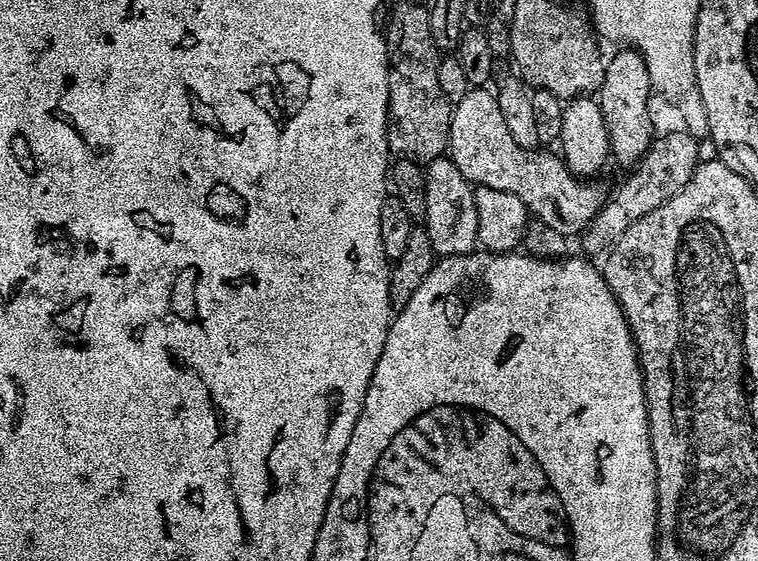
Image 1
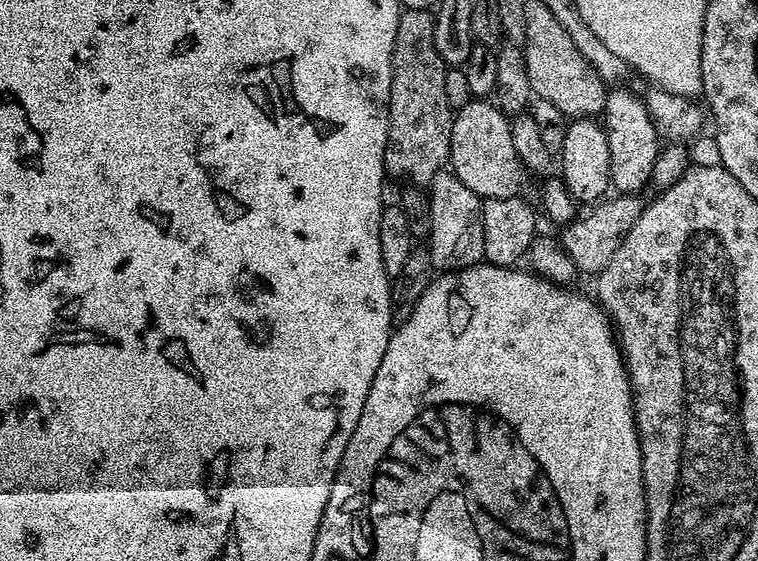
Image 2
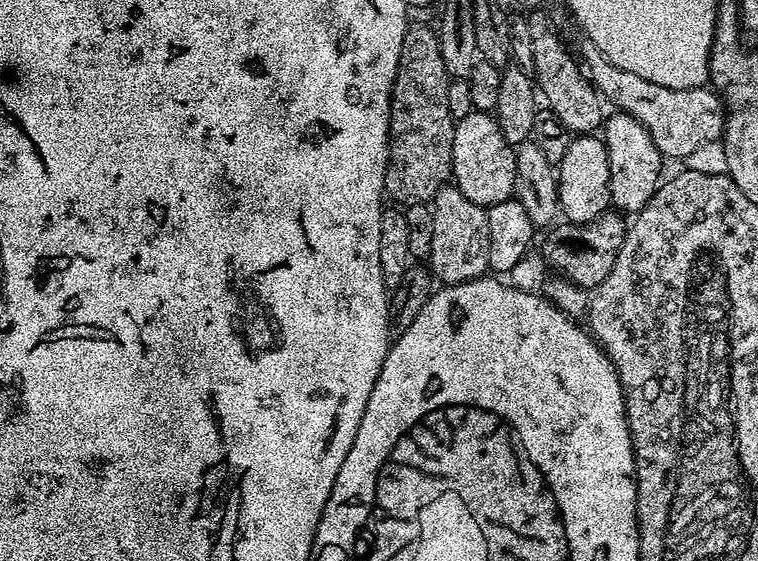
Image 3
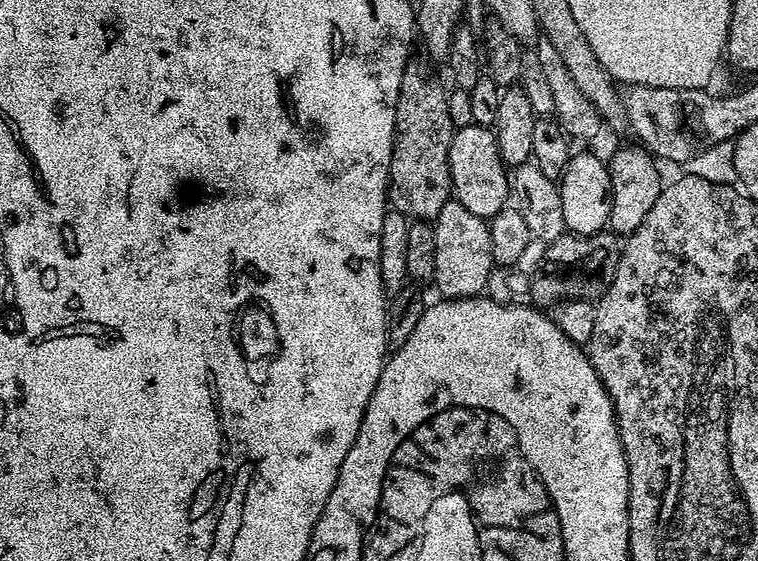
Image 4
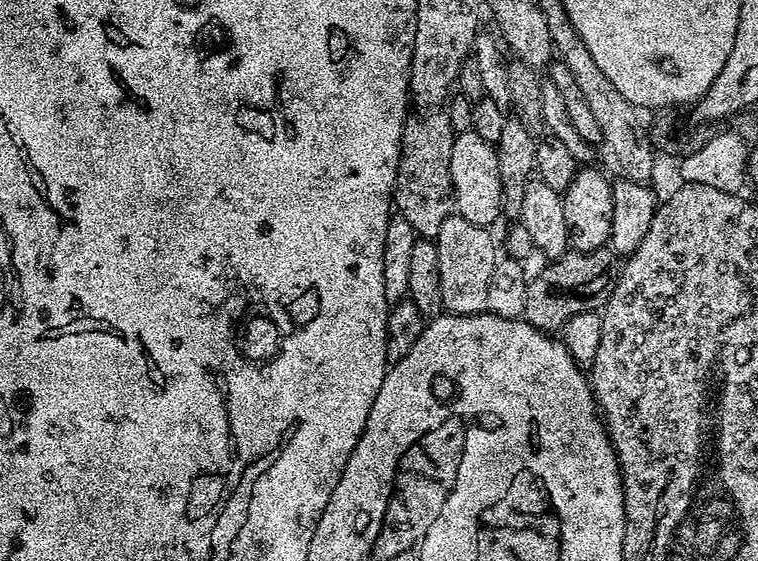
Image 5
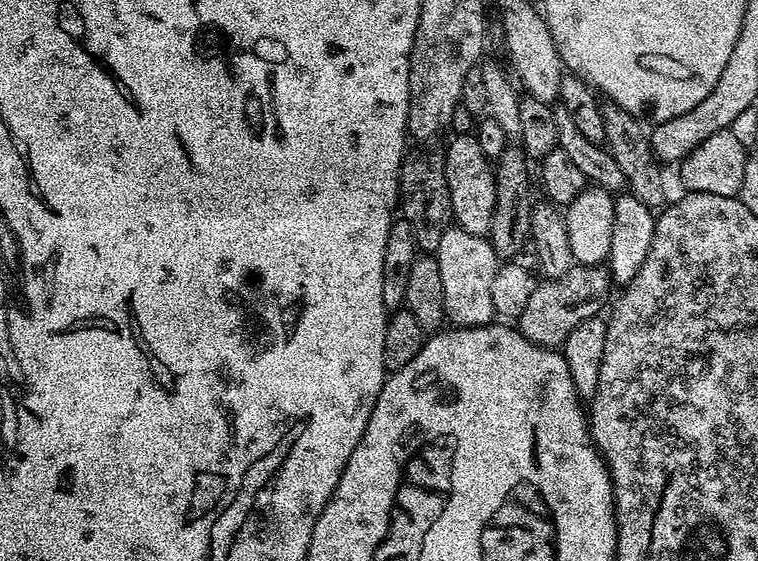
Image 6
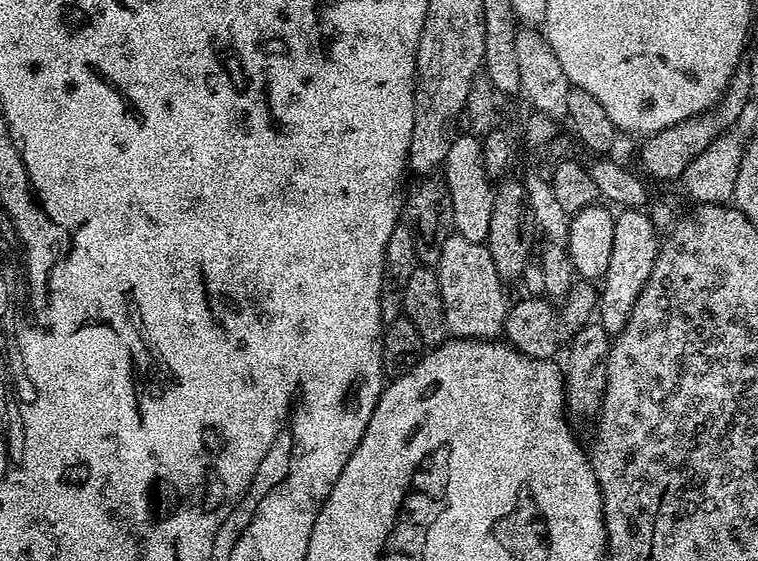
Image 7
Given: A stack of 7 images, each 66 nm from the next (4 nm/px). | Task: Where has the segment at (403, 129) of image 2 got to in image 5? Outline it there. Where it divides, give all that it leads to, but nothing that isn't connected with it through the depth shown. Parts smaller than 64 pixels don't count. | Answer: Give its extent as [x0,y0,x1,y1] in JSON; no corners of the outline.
[394,110,457,238]

